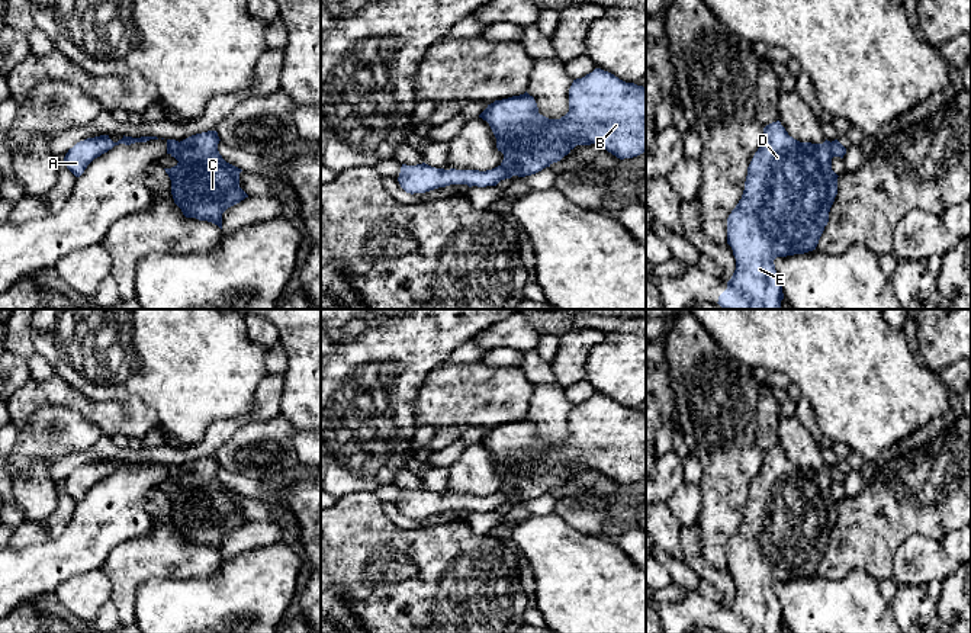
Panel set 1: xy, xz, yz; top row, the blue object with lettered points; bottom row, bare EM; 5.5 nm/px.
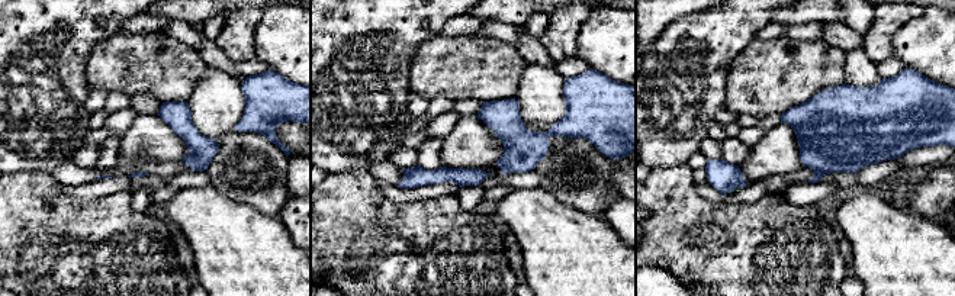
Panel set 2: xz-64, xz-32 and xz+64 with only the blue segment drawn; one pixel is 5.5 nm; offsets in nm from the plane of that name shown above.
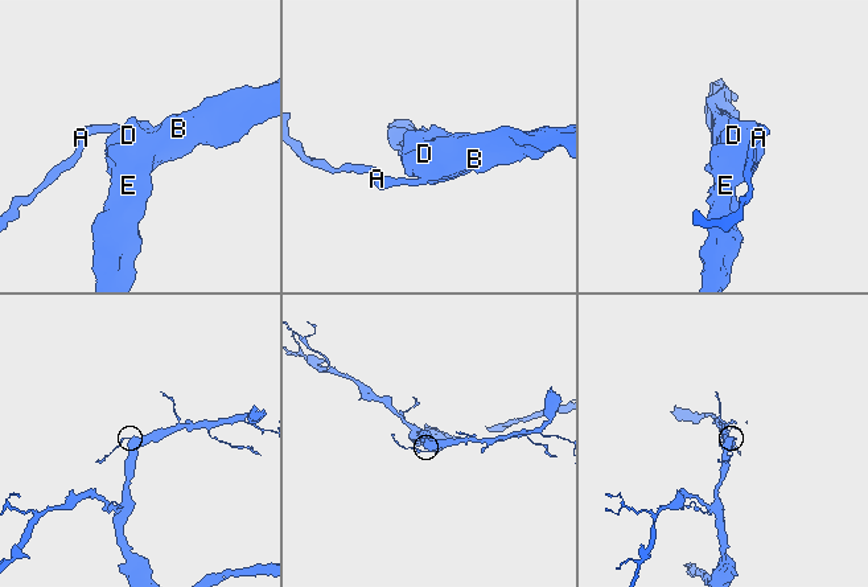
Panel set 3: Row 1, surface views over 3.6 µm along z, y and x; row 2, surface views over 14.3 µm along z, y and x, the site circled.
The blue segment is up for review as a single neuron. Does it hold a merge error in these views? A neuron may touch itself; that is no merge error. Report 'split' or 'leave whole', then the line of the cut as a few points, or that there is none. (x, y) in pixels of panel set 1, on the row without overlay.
split | yz (829, 468), (833, 481)

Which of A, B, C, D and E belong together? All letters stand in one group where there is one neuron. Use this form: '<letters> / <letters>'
A / B C D E

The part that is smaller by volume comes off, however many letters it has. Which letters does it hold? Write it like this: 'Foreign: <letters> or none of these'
Foreign: A

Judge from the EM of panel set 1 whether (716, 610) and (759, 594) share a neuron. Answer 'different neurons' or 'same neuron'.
same neuron

